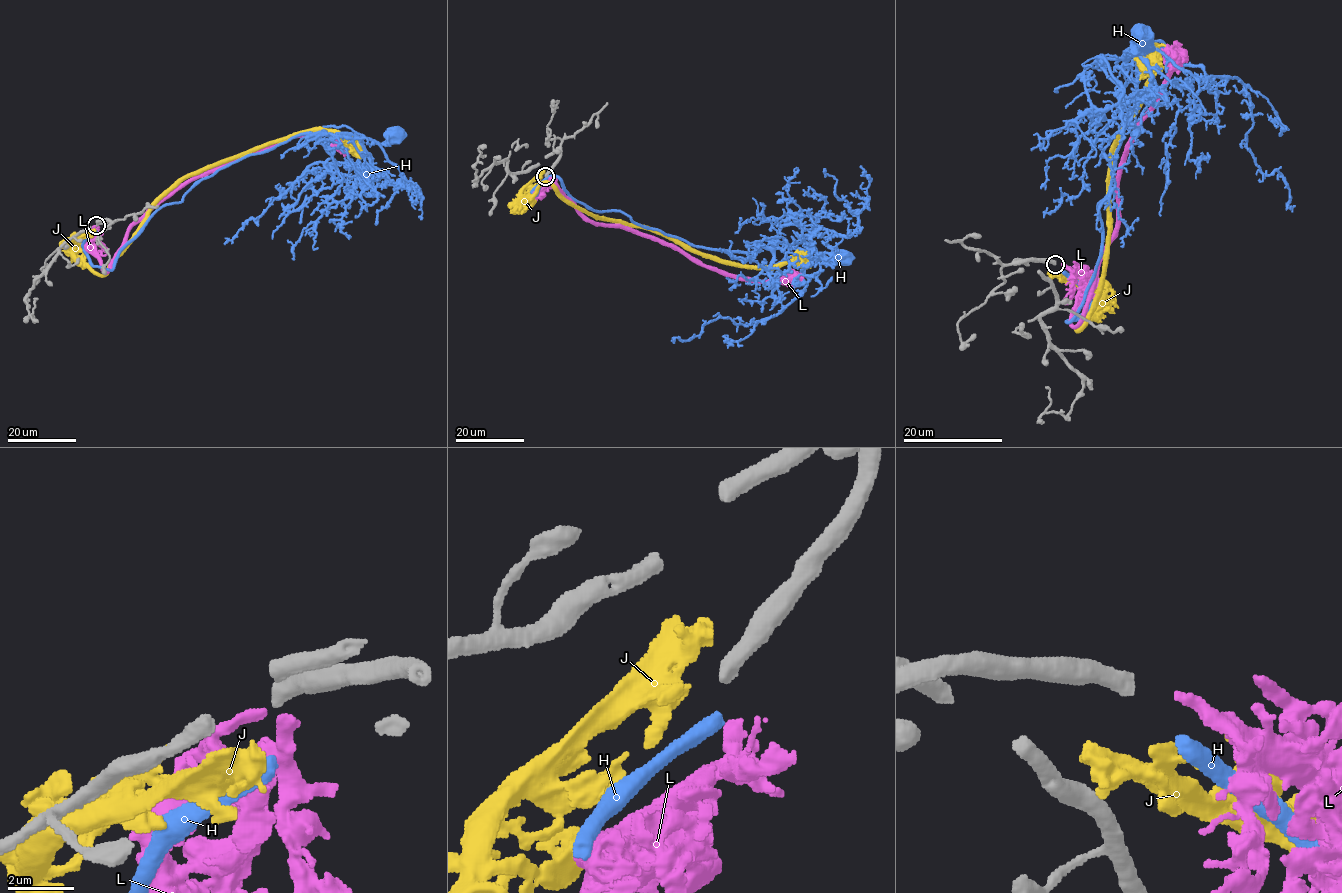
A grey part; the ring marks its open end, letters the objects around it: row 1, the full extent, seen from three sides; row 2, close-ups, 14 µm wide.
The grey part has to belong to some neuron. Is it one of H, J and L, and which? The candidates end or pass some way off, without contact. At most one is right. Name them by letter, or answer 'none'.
H

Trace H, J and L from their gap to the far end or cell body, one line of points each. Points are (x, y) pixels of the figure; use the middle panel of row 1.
H: (544, 179), (532, 195), (557, 176), (586, 206), (695, 245), (764, 245), (769, 273), (842, 257)
J: (542, 177), (521, 200), (551, 184), (594, 216), (739, 265), (782, 266), (808, 250)
L: (546, 180), (539, 193), (549, 179), (587, 218), (672, 244), (703, 265), (759, 281), (803, 276)

